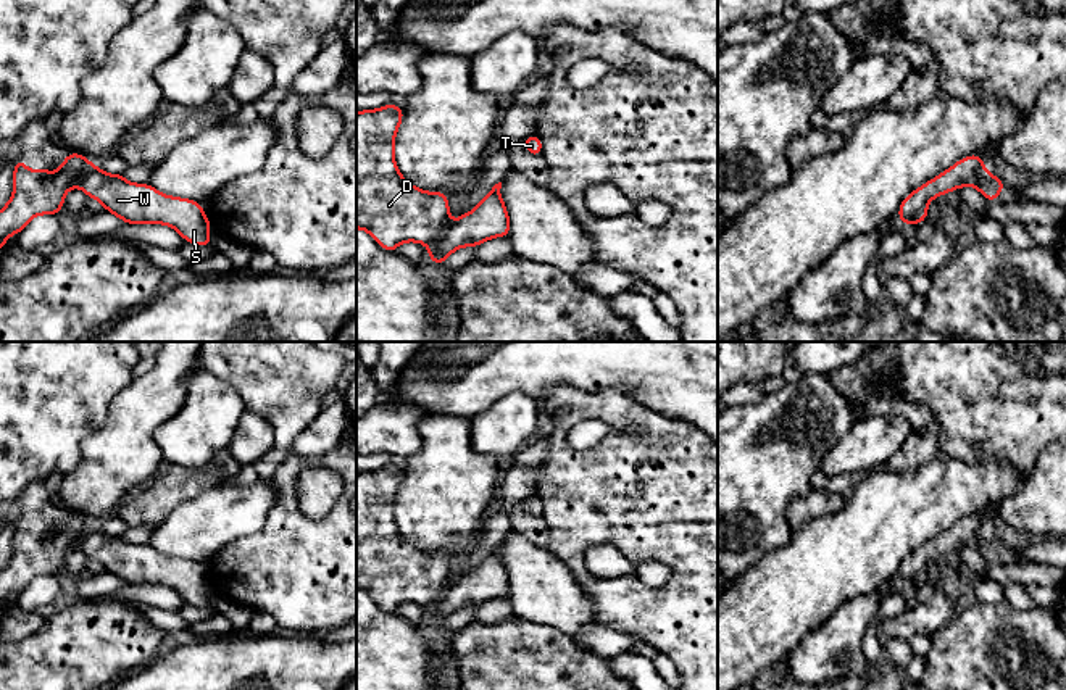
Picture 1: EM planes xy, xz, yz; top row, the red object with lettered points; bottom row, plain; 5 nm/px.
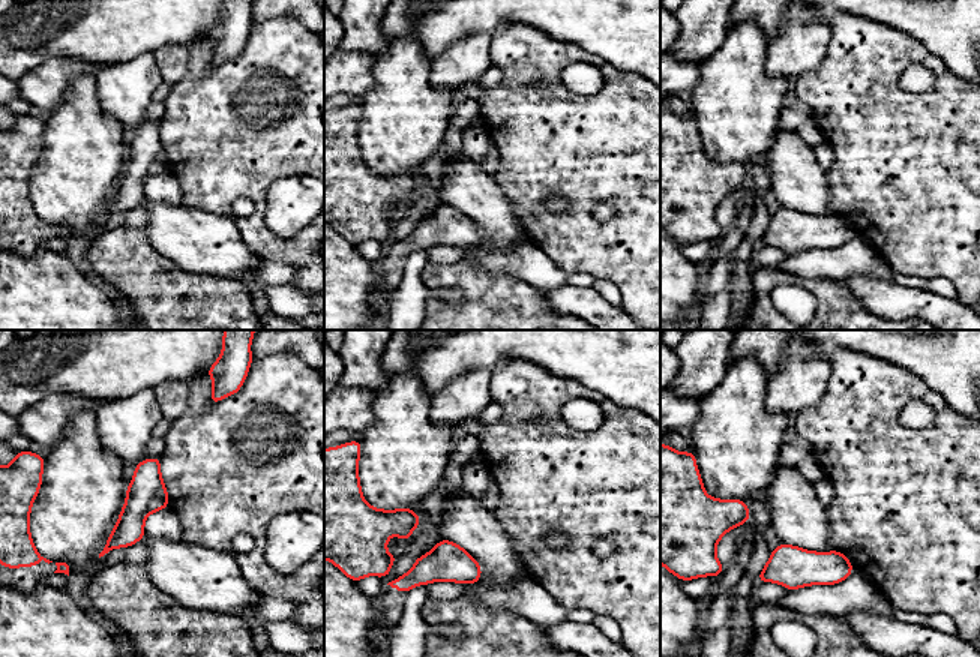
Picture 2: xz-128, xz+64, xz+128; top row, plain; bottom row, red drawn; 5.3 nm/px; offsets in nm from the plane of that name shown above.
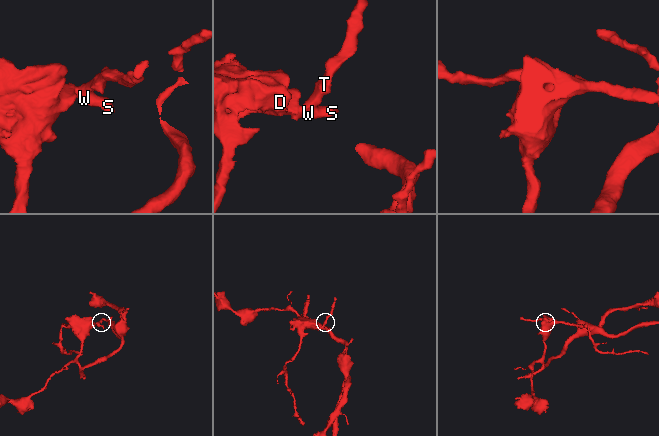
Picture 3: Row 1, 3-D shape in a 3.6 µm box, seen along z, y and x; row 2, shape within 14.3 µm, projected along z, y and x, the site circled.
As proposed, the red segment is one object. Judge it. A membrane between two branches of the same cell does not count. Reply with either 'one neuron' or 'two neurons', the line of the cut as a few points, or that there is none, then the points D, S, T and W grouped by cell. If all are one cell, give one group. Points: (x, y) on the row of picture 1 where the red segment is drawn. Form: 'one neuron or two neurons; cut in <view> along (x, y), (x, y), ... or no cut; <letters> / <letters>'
two neurons; cut in xz along (449, 224), (444, 236), (429, 247); D / S T W

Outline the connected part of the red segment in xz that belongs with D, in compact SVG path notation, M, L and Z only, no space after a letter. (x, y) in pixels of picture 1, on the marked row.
M385 105L356 111L356 229L364 229L384 250L403 242L432 247L448 229L443 192L424 192L398 171L394 147L403 108Z

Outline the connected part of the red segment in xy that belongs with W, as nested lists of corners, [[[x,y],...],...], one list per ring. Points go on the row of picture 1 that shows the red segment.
[[[94,163],[77,187],[126,224],[166,224],[185,242],[211,247],[211,224],[195,200],[164,195],[150,184],[129,182],[123,174],[106,174]]]

